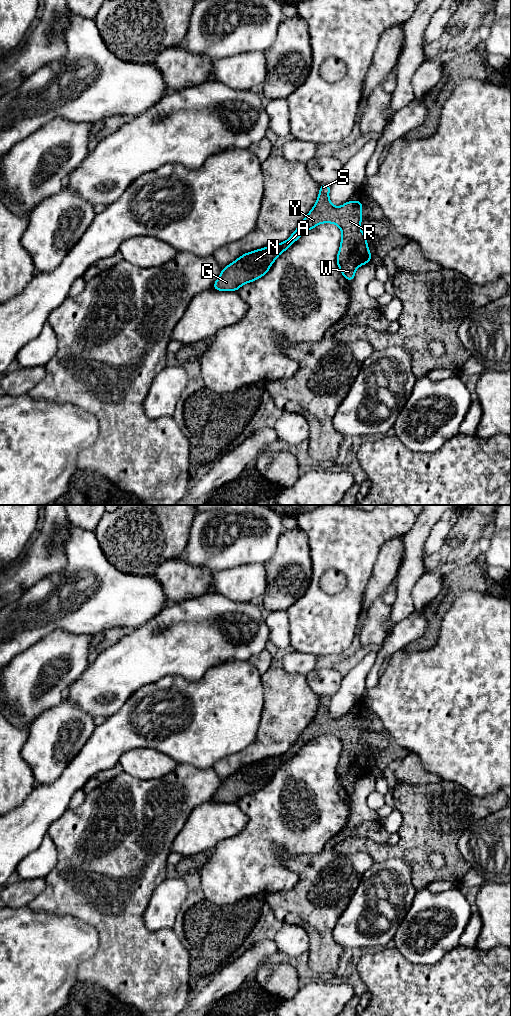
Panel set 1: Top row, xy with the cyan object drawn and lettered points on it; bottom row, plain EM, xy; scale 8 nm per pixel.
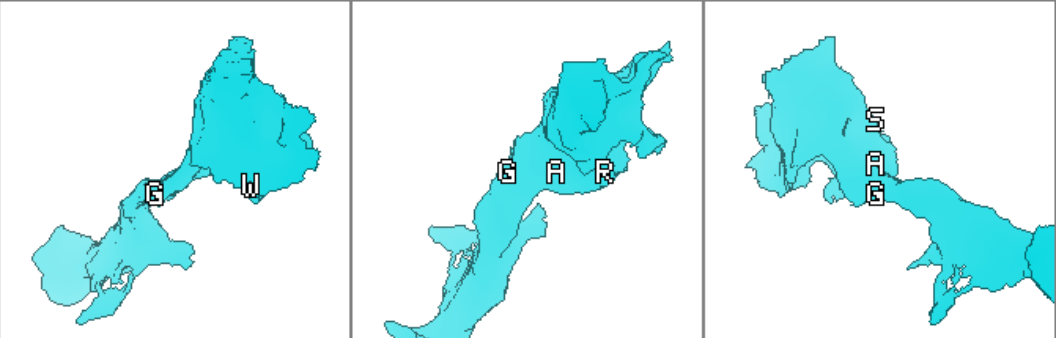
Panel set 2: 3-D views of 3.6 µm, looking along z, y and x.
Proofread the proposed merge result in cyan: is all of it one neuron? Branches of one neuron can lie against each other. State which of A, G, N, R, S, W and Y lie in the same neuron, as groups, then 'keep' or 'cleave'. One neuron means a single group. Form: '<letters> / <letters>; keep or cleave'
A G N R S W Y; keep

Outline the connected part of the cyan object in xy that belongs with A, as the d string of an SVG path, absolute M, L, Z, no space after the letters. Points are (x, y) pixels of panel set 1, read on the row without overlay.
M329 696L320 697L319 708L315 717L286 753L243 766L234 774L223 780L212 800L217 803L238 803L243 796L250 795L261 790L270 782L270 778L282 764L286 763L305 744L315 740L321 735L334 735L340 740L342 751L336 773L340 784L348 794L351 794L355 789L356 781L359 778L371 774L371 763L367 758L367 749L361 743L361 731L363 730L362 713L361 711L358 713L349 712L344 717L335 719L329 712L330 700L331 697Z

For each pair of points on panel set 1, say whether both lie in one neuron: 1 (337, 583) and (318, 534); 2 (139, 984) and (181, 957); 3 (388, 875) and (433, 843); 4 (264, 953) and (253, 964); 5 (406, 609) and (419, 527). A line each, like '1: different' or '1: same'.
1: different
2: same
3: different
4: same
5: same

